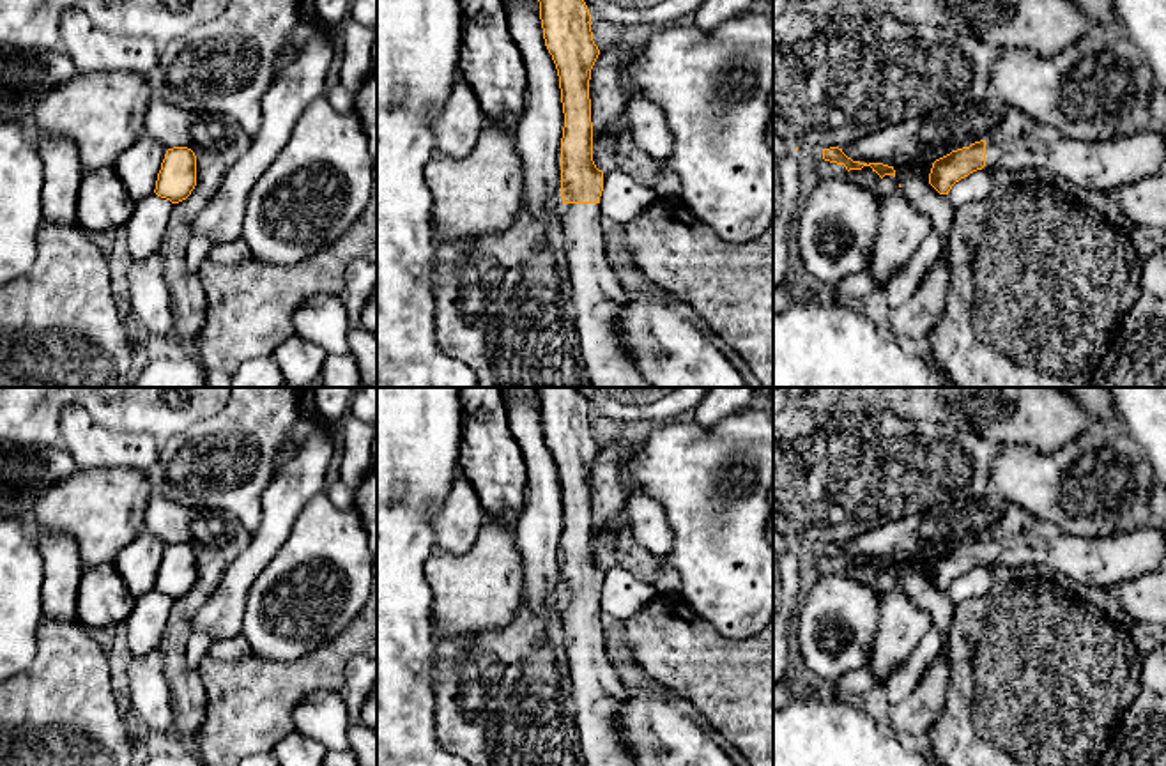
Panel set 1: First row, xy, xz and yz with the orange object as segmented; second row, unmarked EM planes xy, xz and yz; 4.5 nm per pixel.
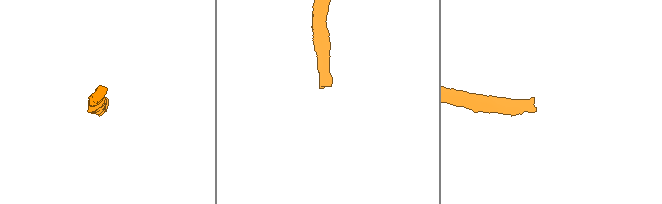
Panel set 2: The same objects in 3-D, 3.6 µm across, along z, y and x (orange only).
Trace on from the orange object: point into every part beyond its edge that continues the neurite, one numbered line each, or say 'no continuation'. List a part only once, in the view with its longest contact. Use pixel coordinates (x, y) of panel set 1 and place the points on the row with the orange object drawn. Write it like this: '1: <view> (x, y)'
1: xz (598, 299)

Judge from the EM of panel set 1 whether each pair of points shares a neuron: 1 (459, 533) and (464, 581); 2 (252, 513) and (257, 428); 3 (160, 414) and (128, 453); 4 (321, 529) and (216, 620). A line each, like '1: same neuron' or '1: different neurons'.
1: different neurons
2: same neuron
3: different neurons
4: different neurons

